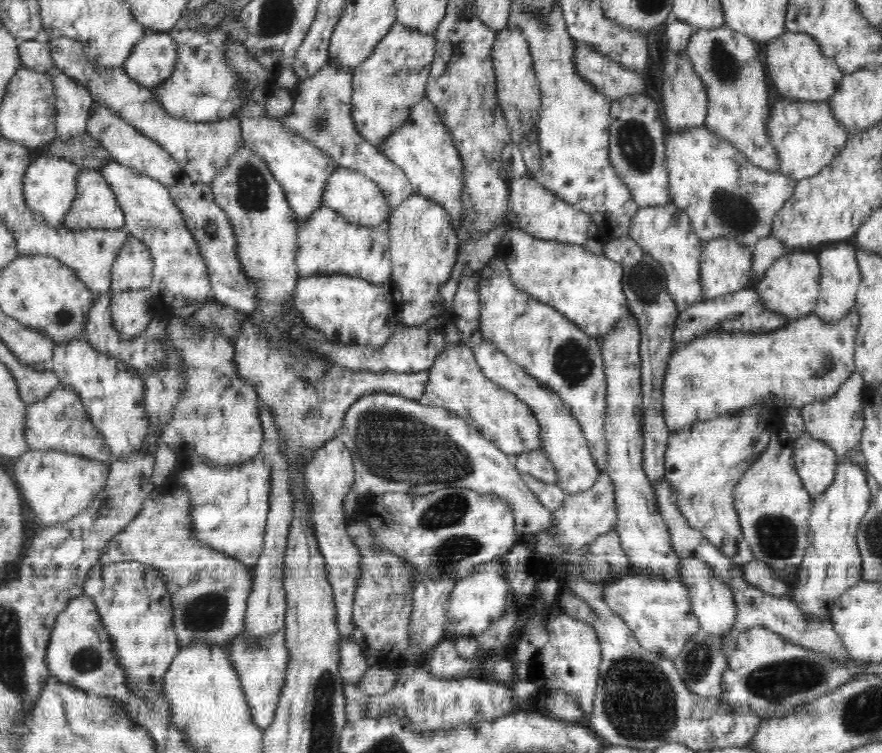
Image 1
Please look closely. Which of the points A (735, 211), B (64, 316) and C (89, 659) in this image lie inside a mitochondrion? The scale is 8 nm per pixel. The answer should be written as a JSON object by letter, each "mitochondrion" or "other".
{"A":"mitochondrion","B":"mitochondrion","C":"mitochondrion"}

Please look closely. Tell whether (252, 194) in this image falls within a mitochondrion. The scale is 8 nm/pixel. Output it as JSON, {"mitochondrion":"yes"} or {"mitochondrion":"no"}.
{"mitochondrion":"yes"}

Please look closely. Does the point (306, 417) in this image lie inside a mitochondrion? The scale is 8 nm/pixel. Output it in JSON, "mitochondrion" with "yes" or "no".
{"mitochondrion":"no"}

